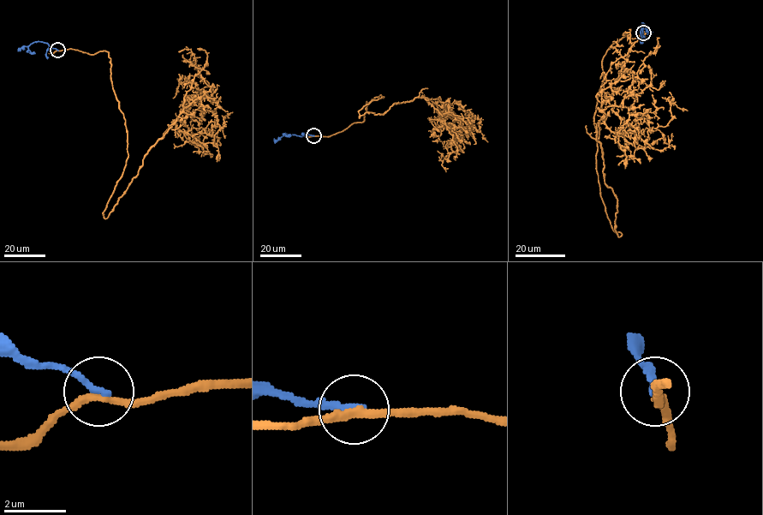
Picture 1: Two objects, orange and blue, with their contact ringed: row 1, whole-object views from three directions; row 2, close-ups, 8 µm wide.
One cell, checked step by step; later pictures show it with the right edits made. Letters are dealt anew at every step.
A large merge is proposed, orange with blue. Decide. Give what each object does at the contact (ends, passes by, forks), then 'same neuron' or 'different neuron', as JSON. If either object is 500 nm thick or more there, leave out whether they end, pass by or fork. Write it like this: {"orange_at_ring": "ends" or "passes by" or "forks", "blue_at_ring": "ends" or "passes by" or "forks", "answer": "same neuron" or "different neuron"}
{"orange_at_ring": "passes by", "blue_at_ring": "ends", "answer": "different neuron"}

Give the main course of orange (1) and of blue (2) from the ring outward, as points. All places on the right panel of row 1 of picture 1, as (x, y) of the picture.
1: (643, 33), (606, 50), (593, 116), (599, 194), (618, 236), (597, 93), (637, 76), (659, 38)
2: (643, 32), (642, 23), (640, 27), (646, 28), (649, 31), (646, 34)

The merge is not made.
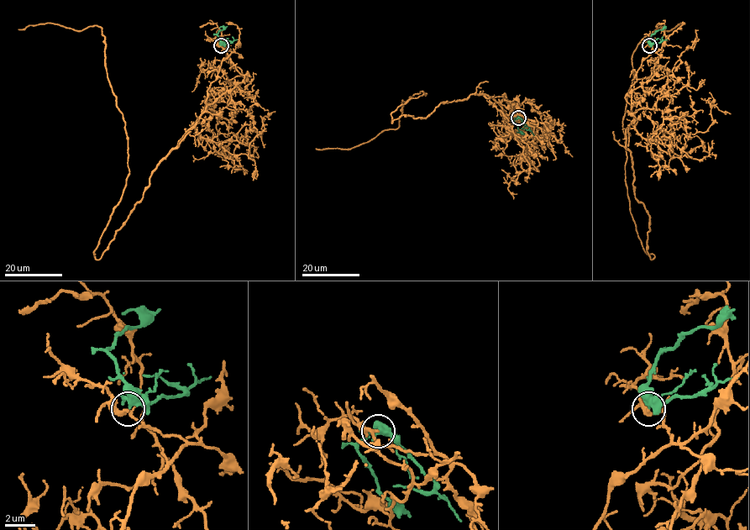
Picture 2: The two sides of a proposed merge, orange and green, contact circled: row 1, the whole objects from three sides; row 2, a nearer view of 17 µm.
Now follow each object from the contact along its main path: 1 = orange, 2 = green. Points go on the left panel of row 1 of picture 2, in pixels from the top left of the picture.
1: (220, 45), (231, 53), (207, 91), (205, 111), (96, 259), (129, 172), (105, 37), (97, 26), (18, 29)
2: (221, 45), (217, 34), (227, 26)

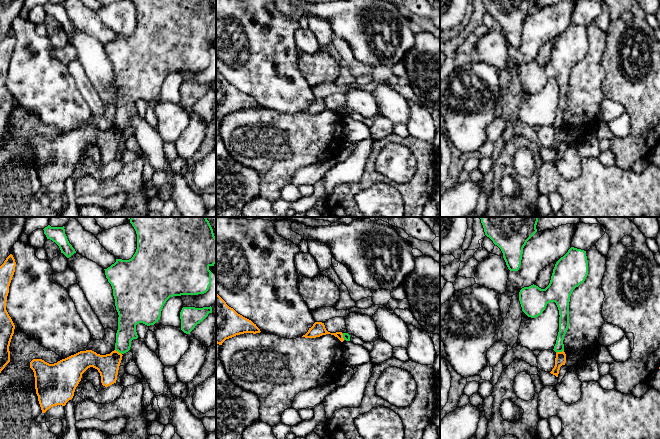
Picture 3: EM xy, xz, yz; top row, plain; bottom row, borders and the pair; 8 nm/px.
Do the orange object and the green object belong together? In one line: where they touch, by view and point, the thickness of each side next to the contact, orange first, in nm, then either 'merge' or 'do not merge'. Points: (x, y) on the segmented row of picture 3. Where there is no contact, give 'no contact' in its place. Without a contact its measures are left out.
yz (559, 352) | 90/80 nm | do not merge

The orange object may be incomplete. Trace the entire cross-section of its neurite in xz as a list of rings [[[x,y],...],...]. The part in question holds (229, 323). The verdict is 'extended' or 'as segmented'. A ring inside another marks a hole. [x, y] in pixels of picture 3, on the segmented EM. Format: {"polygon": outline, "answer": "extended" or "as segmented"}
{"polygon": [[[216,293],[216,343],[244,333],[260,333],[260,329],[251,320],[238,314]]], "answer": "as segmented"}

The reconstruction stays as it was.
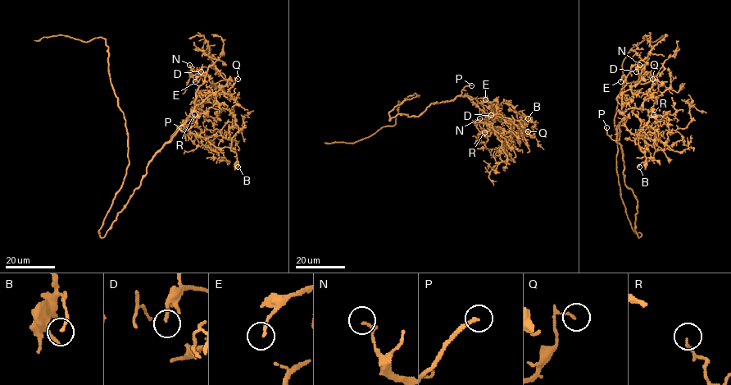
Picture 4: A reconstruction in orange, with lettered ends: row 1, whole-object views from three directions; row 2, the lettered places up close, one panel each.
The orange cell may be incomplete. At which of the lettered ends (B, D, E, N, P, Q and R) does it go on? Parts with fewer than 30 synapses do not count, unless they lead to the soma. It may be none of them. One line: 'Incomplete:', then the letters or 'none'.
Incomplete: P

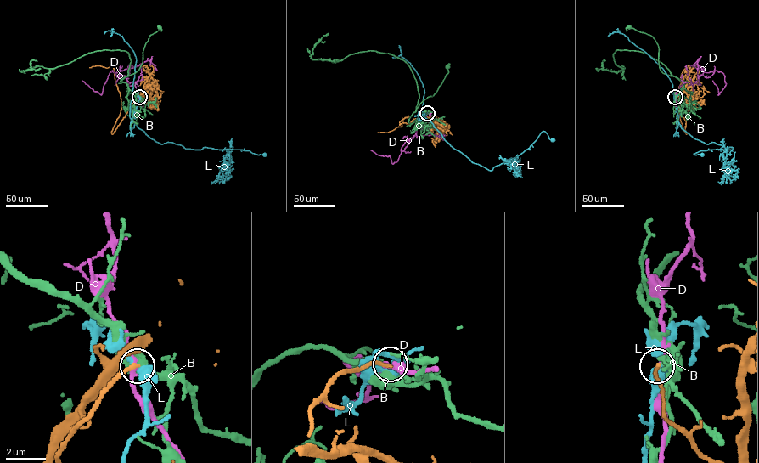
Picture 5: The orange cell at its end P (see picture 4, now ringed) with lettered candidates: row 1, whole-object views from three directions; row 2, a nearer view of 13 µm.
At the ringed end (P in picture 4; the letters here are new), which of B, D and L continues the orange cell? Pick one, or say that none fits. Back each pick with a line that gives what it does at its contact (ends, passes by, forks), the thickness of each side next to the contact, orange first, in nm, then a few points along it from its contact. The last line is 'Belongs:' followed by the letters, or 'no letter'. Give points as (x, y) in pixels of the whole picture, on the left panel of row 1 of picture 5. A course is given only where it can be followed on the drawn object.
Belongs: no letter

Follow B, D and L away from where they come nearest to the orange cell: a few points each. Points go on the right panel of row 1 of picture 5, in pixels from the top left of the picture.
B: (675, 97), (675, 93), (683, 89), (685, 82), (662, 72), (658, 45), (652, 36), (629, 27)
D: (675, 97), (683, 82), (693, 84), (704, 72), (716, 70), (723, 74), (726, 84), (718, 94), (712, 81)
L: (675, 97), (677, 118), (682, 128), (707, 144), (714, 142), (727, 149), (733, 148), (694, 154), (702, 155)

